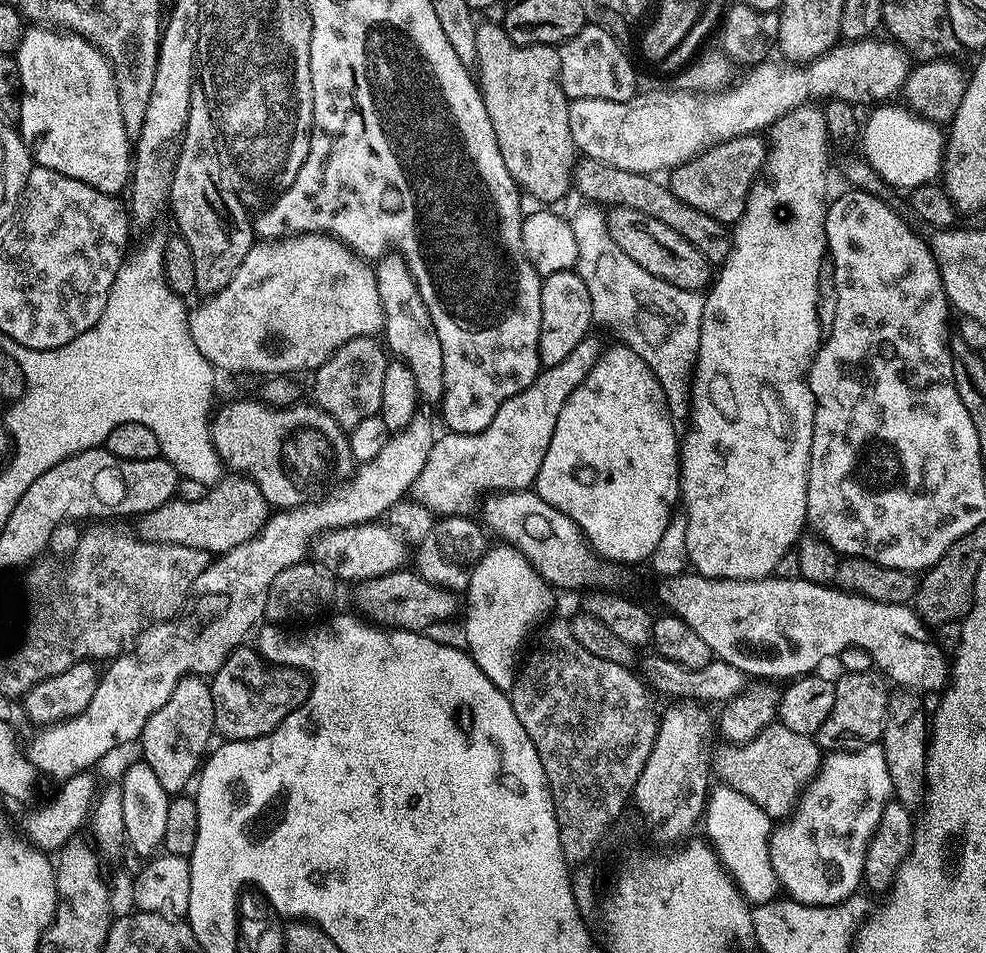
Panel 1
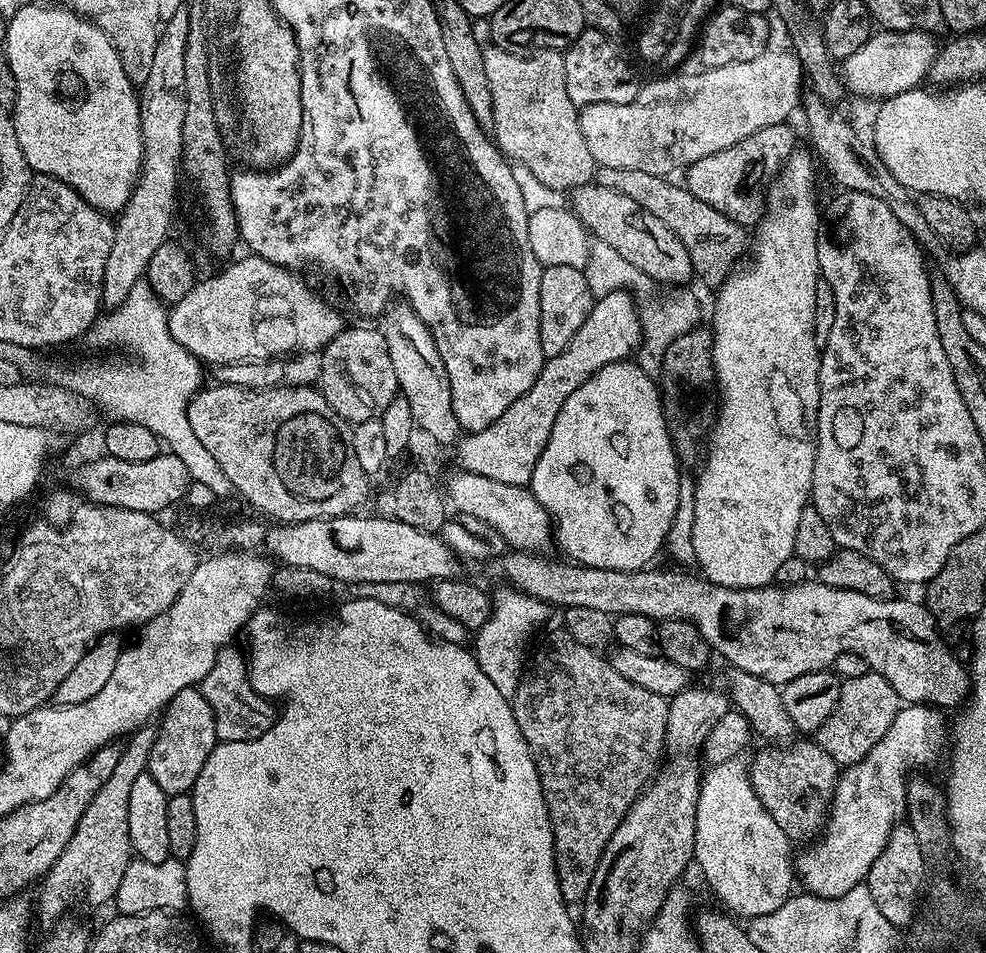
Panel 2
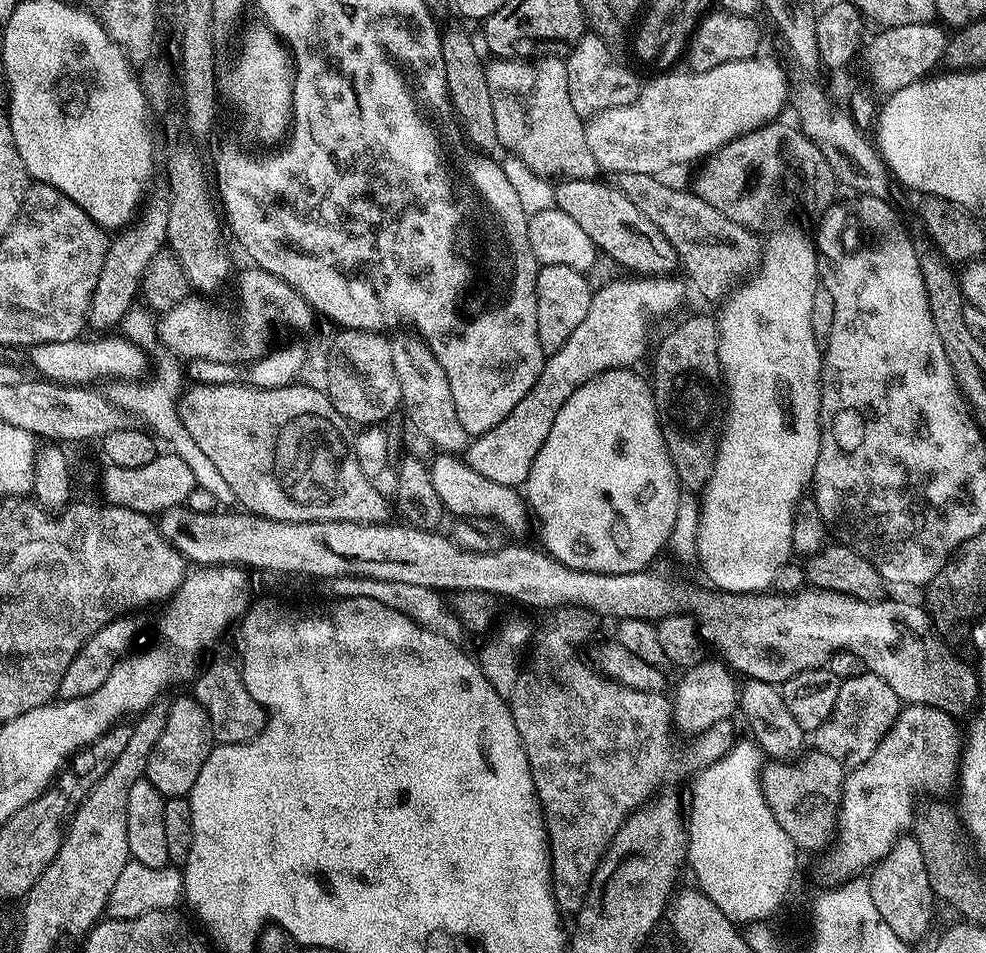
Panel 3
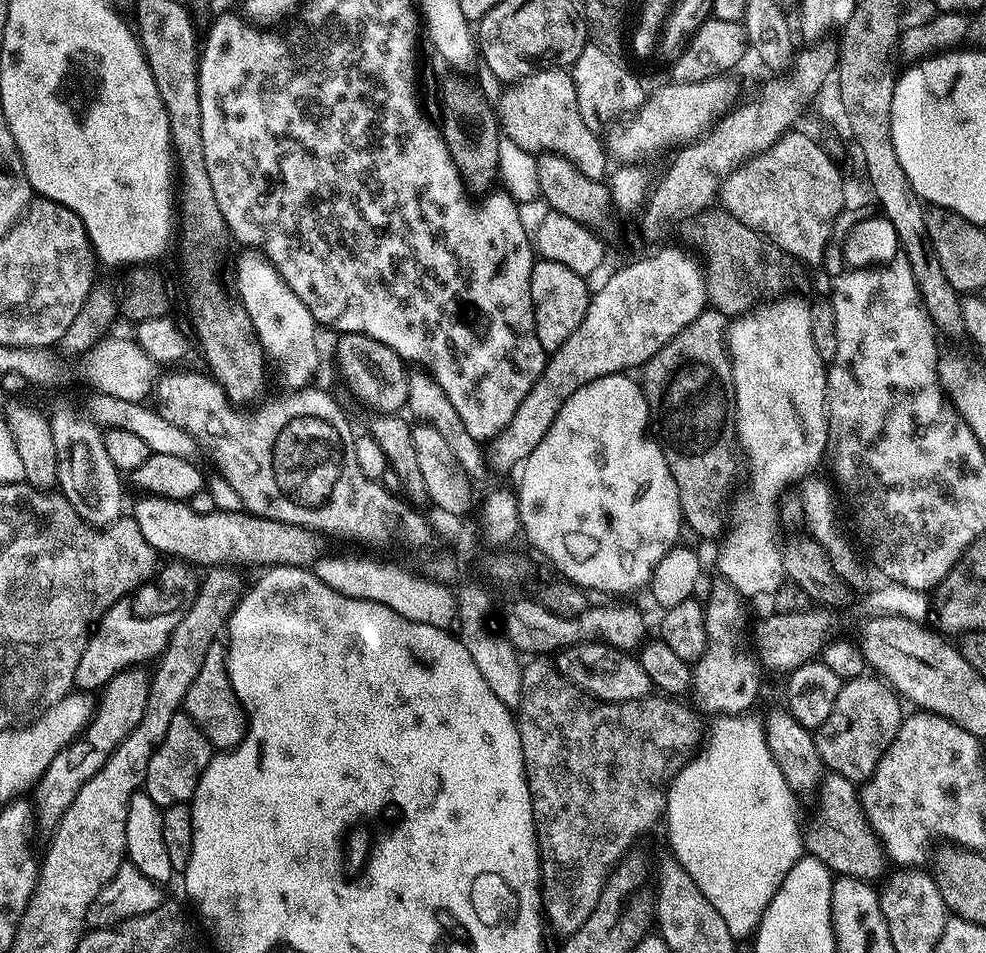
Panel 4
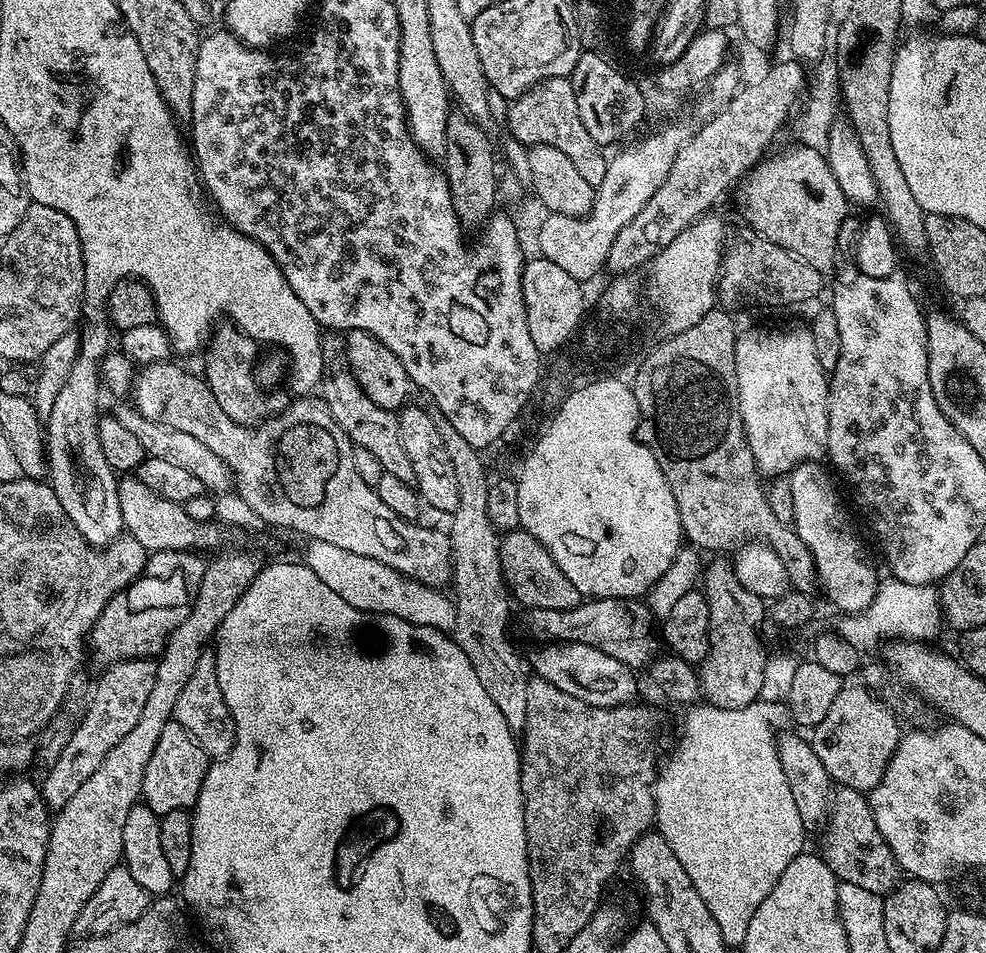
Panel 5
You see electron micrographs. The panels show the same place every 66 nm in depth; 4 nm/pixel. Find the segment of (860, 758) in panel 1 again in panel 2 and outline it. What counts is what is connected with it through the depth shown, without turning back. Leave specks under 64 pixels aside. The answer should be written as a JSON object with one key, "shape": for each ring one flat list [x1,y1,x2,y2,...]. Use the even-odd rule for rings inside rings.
{"shape":[[908,704,901,707,890,730,857,764,849,764,836,781,836,793,824,830,815,840,805,843,795,853,794,872,804,883,805,893,822,899,834,899,865,883,874,858,882,854,882,846,890,838,894,825,905,815,906,786,913,770,924,770,927,764,936,764,940,752,950,748,949,721,939,720,937,709,926,704]]}

